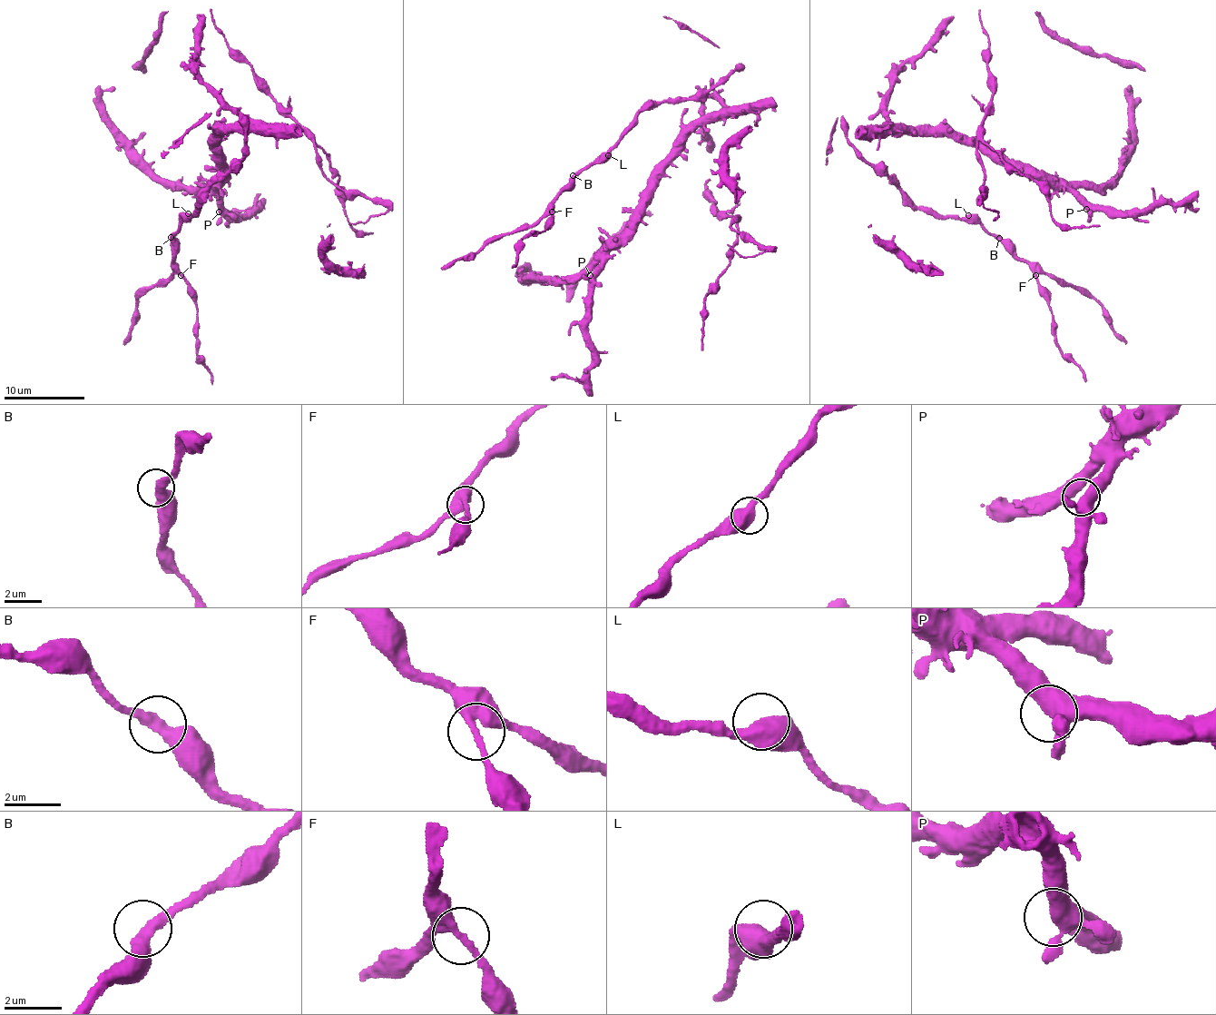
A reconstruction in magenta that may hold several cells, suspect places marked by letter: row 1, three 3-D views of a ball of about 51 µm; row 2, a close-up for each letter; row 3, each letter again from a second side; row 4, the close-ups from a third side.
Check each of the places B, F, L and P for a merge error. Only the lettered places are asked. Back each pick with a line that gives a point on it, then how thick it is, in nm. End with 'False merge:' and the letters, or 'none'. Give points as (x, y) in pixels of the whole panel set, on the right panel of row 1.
False merge: none

